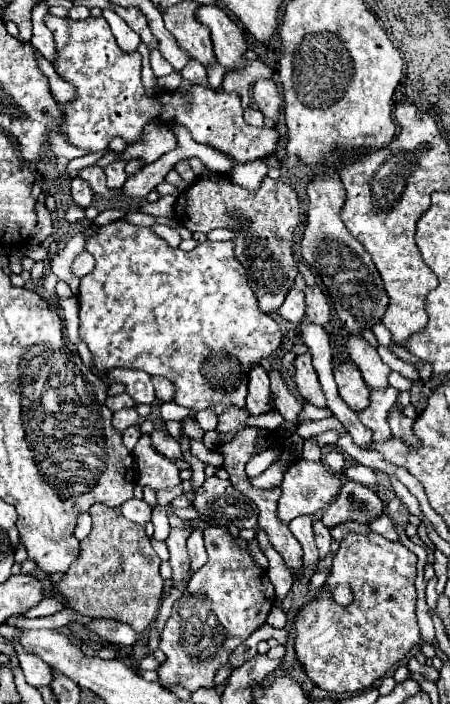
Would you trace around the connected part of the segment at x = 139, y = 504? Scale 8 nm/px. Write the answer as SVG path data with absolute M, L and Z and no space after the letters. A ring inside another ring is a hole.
M130 499L122 505L122 515L138 525L146 525L150 521L150 515L152 515L152 509L146 501L142 499Z

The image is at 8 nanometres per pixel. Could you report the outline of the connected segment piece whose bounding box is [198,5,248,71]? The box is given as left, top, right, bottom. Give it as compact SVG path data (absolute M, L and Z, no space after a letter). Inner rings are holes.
M202 5L198 9L198 21L204 23L212 33L216 61L226 71L244 69L246 65L244 53L248 51L248 47L238 25L218 5Z

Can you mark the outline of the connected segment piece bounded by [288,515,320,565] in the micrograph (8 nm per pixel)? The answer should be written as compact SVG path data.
M298 515L296 519L290 521L290 531L292 535L300 541L302 549L304 549L304 565L312 565L316 563L318 551L316 551L316 543L314 543L314 533L312 533L312 517L310 515Z

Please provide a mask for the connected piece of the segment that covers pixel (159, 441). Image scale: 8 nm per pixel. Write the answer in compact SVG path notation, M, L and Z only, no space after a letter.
M154 431L150 435L152 443L154 443L154 449L158 453L162 453L164 457L172 459L172 461L178 461L178 459L184 459L184 451L180 447L180 443L176 439L172 439L166 431Z

